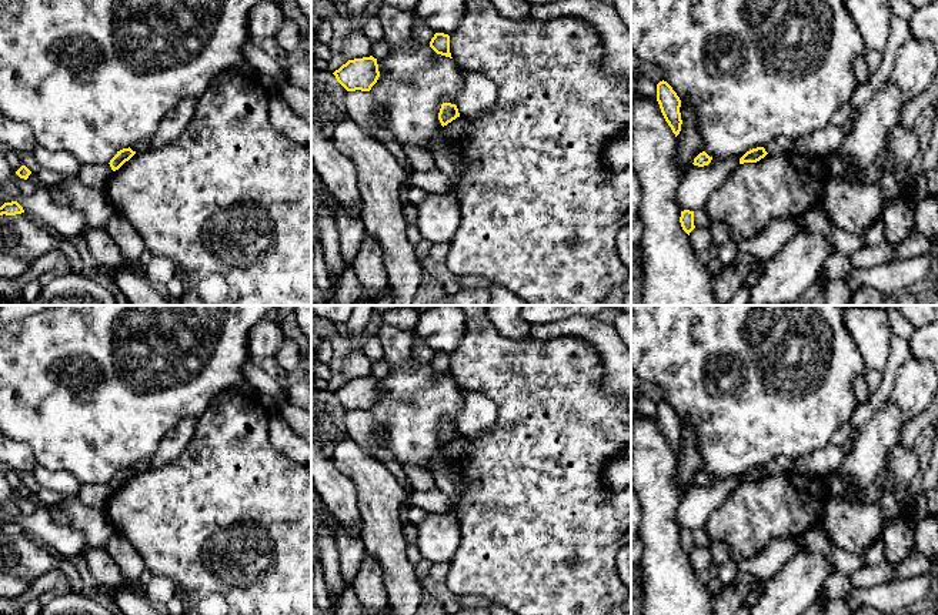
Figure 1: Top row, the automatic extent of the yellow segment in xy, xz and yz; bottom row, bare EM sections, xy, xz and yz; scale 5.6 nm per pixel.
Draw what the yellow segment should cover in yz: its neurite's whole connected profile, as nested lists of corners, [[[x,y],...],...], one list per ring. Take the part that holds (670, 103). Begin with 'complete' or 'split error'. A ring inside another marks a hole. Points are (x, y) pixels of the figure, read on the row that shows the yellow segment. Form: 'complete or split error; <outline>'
complete; [[[664,80],[657,84],[657,101],[665,121],[677,137],[681,131],[682,124],[680,113],[681,100],[672,87]]]

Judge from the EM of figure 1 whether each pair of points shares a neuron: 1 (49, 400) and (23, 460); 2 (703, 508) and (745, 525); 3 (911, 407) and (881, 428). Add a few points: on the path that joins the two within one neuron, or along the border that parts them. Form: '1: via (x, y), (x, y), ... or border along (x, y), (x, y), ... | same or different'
1: border along (14, 440), (23, 441), (32, 450), (39, 464) | different
2: border along (735, 487), (703, 527) | different
3: border along (890, 398), (904, 420) | different

